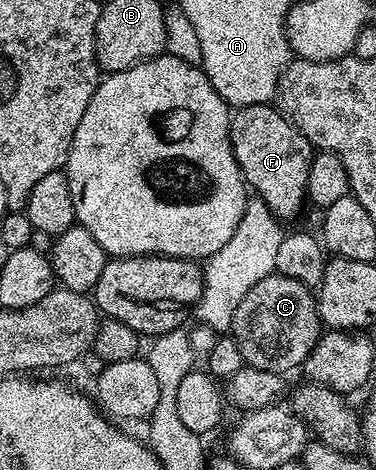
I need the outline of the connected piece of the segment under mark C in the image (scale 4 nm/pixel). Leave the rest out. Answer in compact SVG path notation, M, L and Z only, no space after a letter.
M276 274L263 278L263 282L255 282L255 286L247 290L247 298L243 298L243 302L239 302L239 310L235 310L231 329L233 341L239 346L248 367L282 374L293 372L296 368L298 371L322 334L323 325L321 315L317 313L314 289L303 282L295 282L295 278Z

